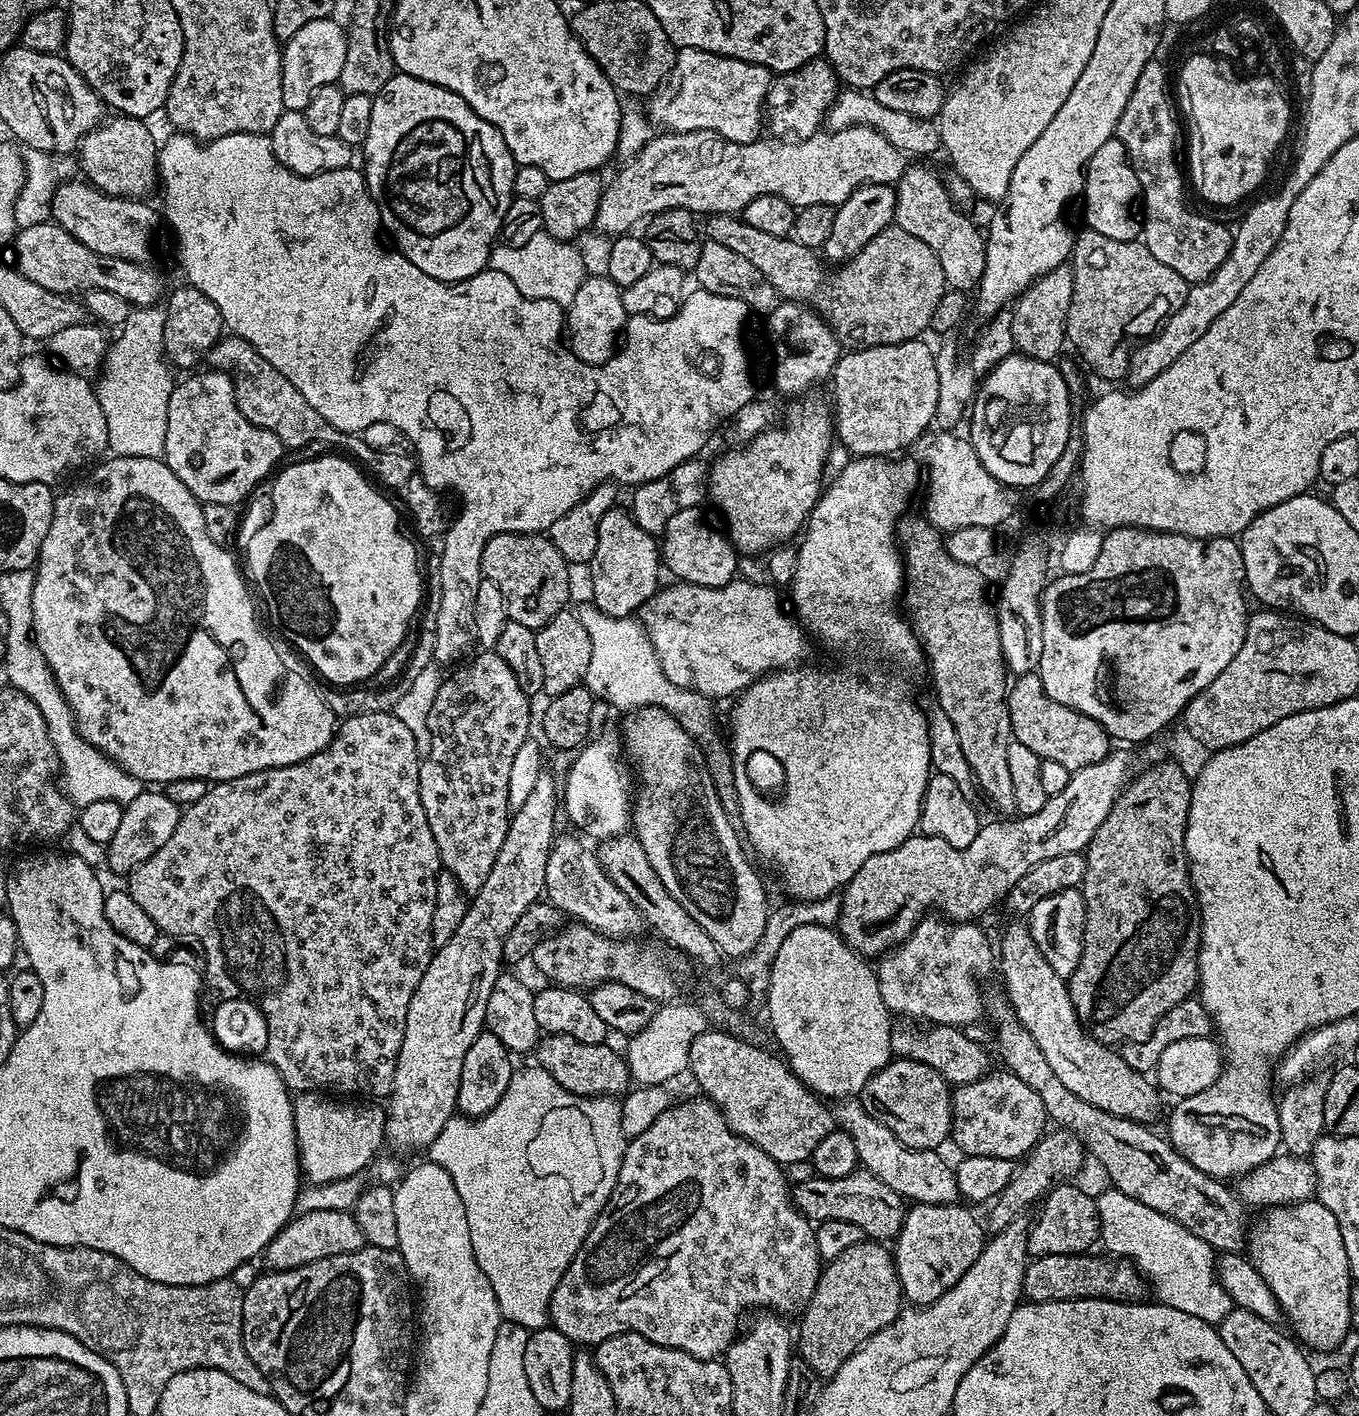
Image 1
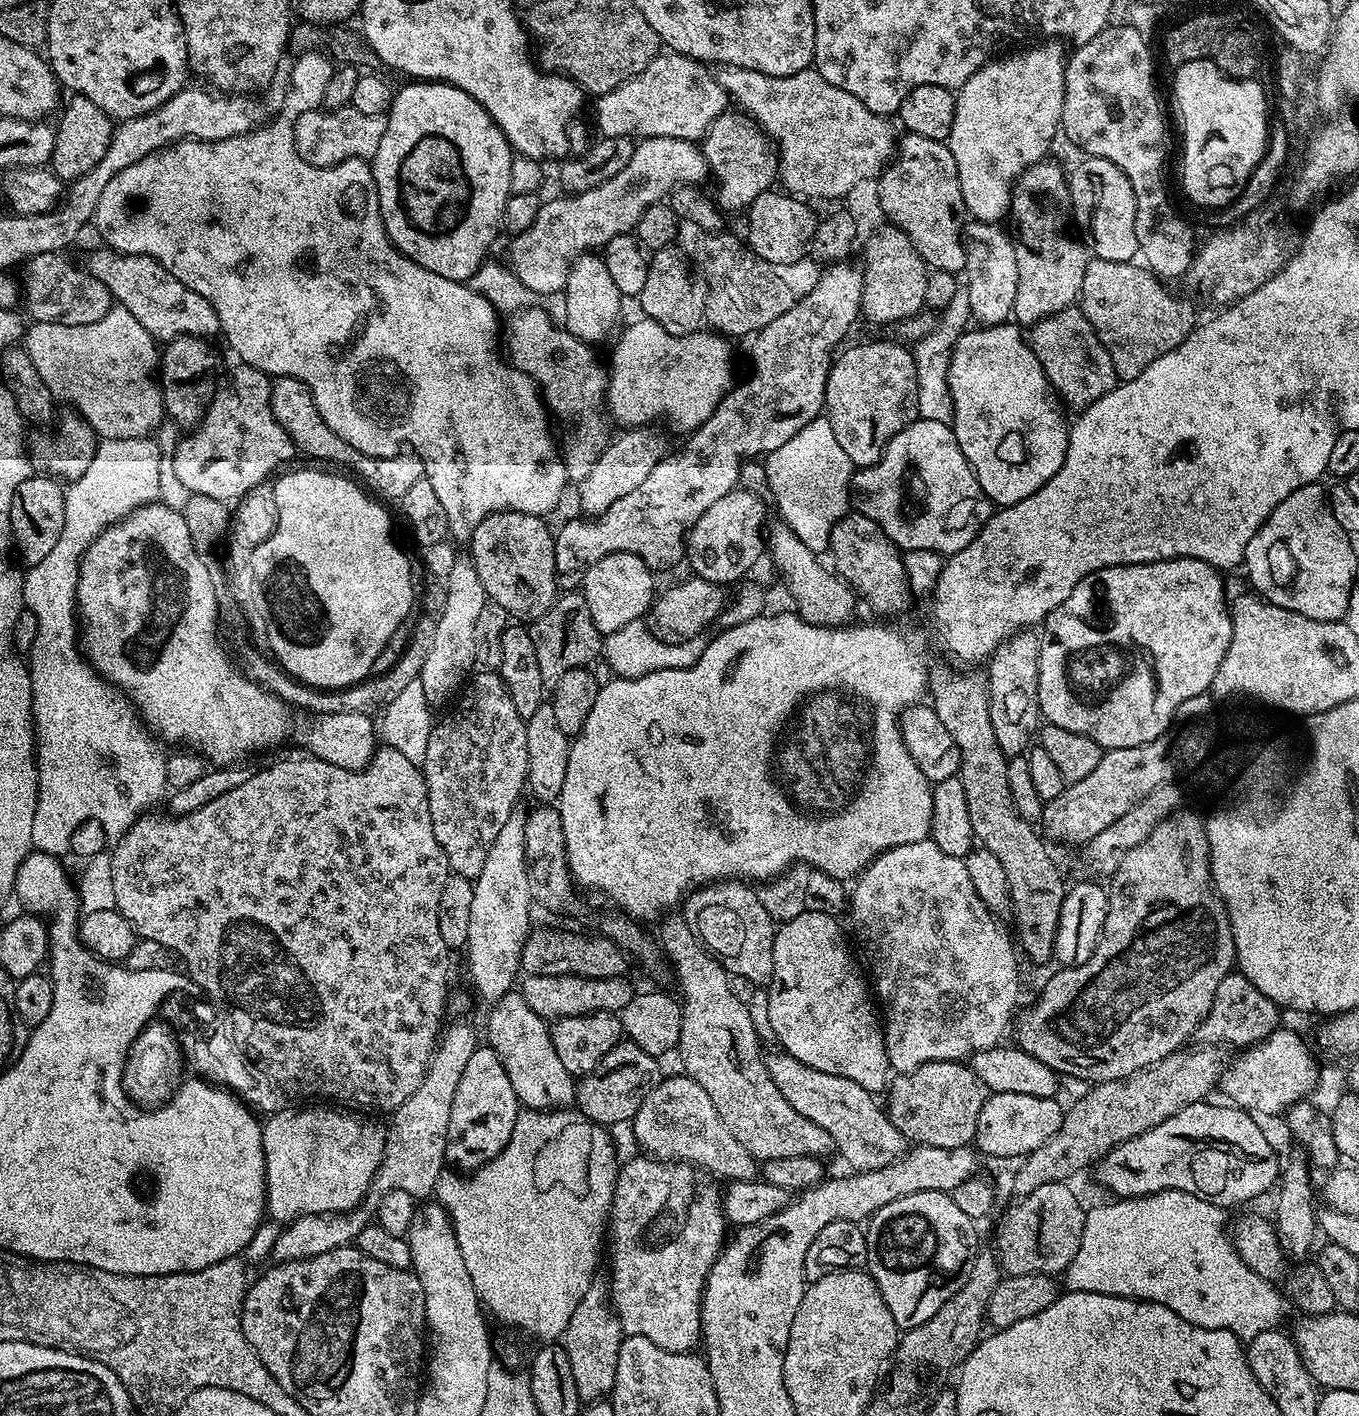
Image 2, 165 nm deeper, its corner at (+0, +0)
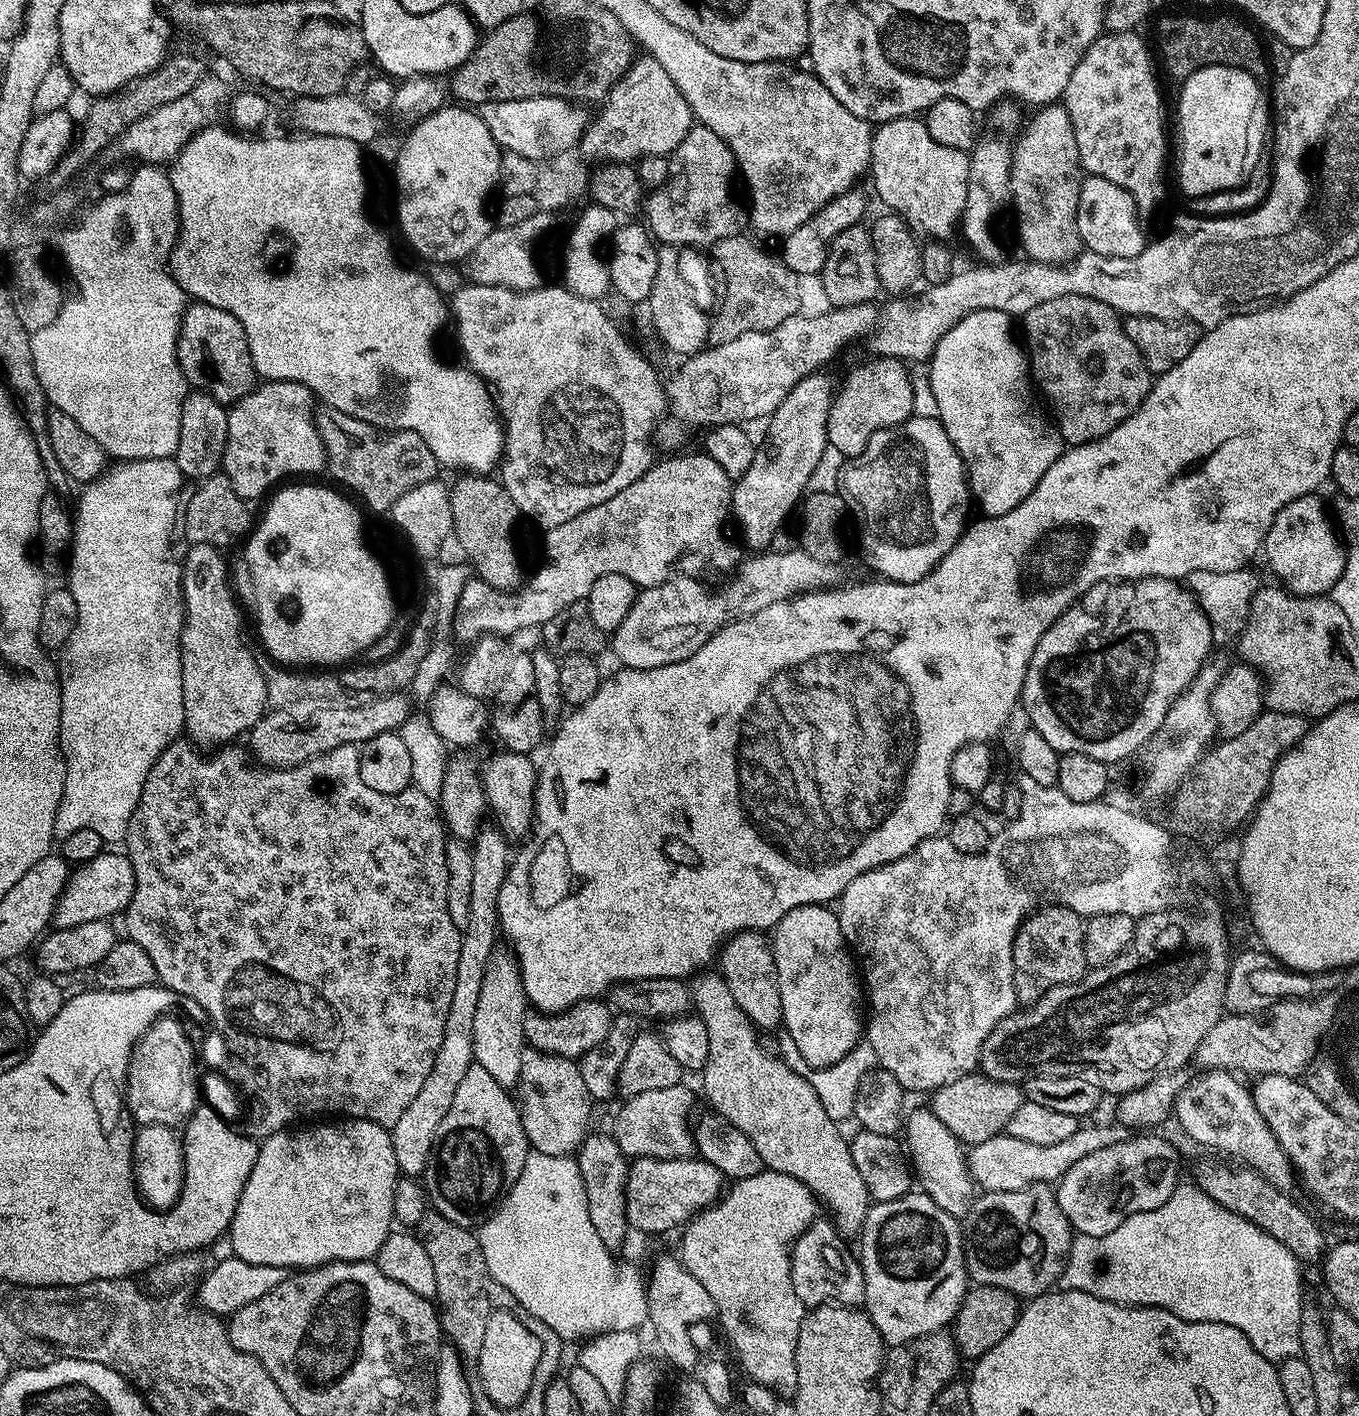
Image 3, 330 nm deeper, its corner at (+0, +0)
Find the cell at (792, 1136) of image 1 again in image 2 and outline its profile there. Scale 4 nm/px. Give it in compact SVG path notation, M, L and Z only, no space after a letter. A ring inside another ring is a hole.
M665 915L659 921L658 927L660 927L659 947L663 955L665 952L669 962L676 967L676 976L680 979L682 1034L678 1049L685 1063L686 1075L694 1082L698 1082L699 1086L710 1094L714 1109L725 1123L726 1129L730 1130L730 1134L761 1161L795 1155L826 1157L827 1152L833 1151L830 1134L826 1134L822 1126L814 1126L810 1118L802 1118L802 1114L798 1114L798 1110L794 1110L794 1106L790 1106L790 1102L782 1098L778 1086L774 1086L774 1078L770 1078L765 1057L763 1055L760 1057L760 1040L756 1037L758 1026L750 1018L747 1003L742 996L740 1000L739 994L732 989L733 981L729 972L723 968L715 955L705 948L702 941L694 934L692 927L686 923L683 915Z

